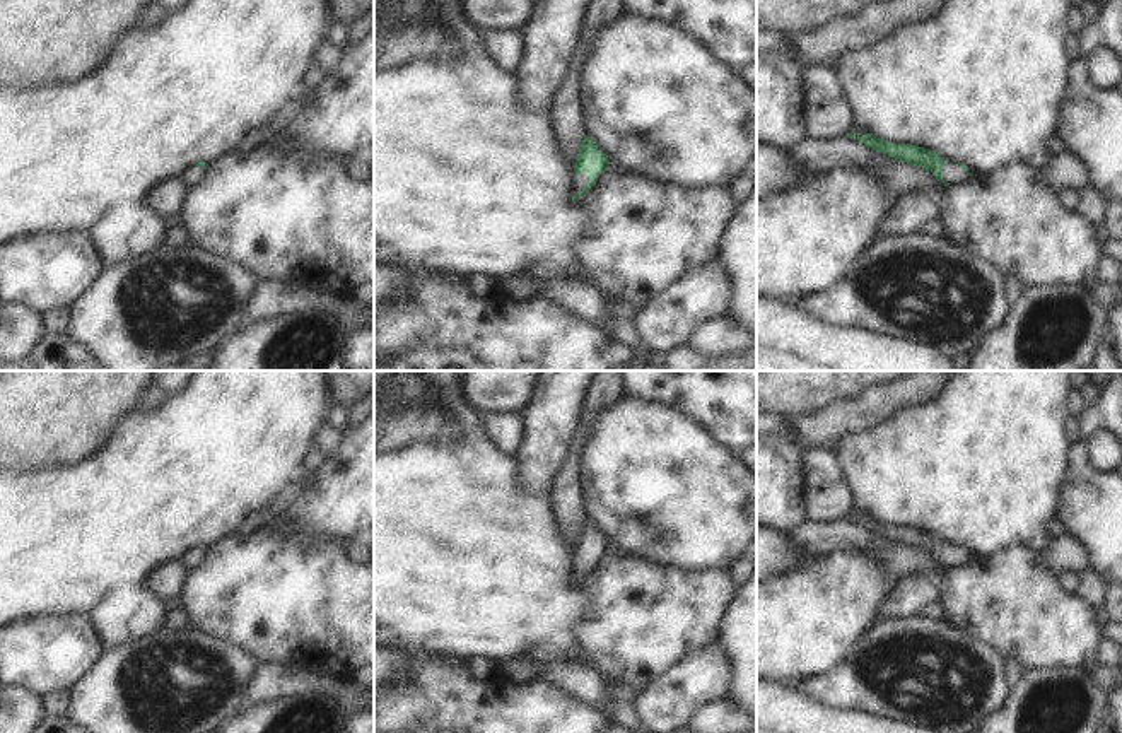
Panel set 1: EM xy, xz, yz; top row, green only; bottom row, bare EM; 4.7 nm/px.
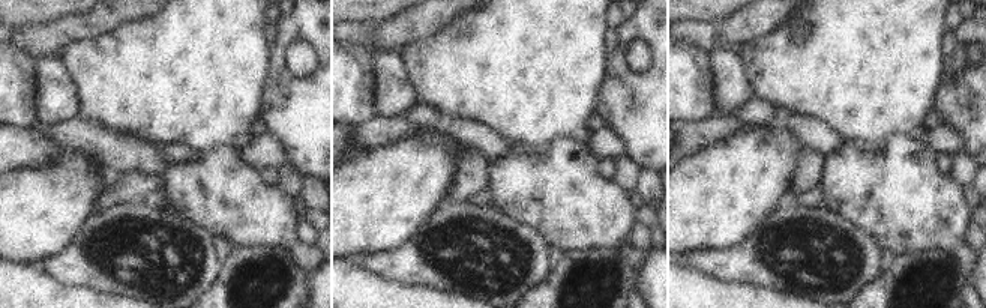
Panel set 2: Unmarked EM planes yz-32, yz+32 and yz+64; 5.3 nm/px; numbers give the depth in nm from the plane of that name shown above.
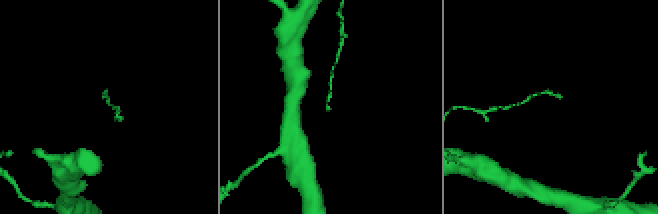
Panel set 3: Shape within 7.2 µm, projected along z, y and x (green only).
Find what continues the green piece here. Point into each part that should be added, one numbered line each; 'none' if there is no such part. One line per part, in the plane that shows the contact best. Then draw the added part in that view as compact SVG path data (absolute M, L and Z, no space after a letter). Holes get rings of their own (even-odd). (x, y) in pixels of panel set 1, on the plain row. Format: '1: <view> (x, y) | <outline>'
1: xz (579, 562) | M574 557L572 579L579 578L586 571L587 562L589 560L584 557Z

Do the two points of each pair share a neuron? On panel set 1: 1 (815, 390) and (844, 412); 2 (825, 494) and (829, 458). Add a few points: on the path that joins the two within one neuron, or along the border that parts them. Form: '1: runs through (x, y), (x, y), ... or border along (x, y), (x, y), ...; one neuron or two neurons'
1: border along (866, 388), (798, 417); two neurons
2: runs through (825, 486), (825, 467); one neuron

